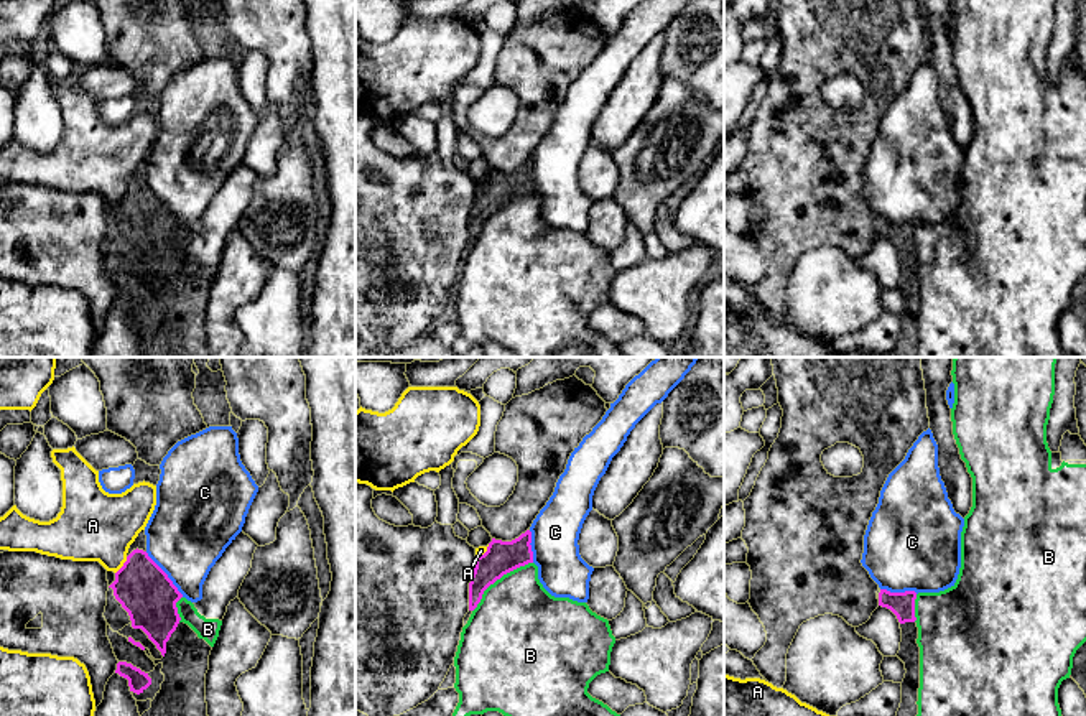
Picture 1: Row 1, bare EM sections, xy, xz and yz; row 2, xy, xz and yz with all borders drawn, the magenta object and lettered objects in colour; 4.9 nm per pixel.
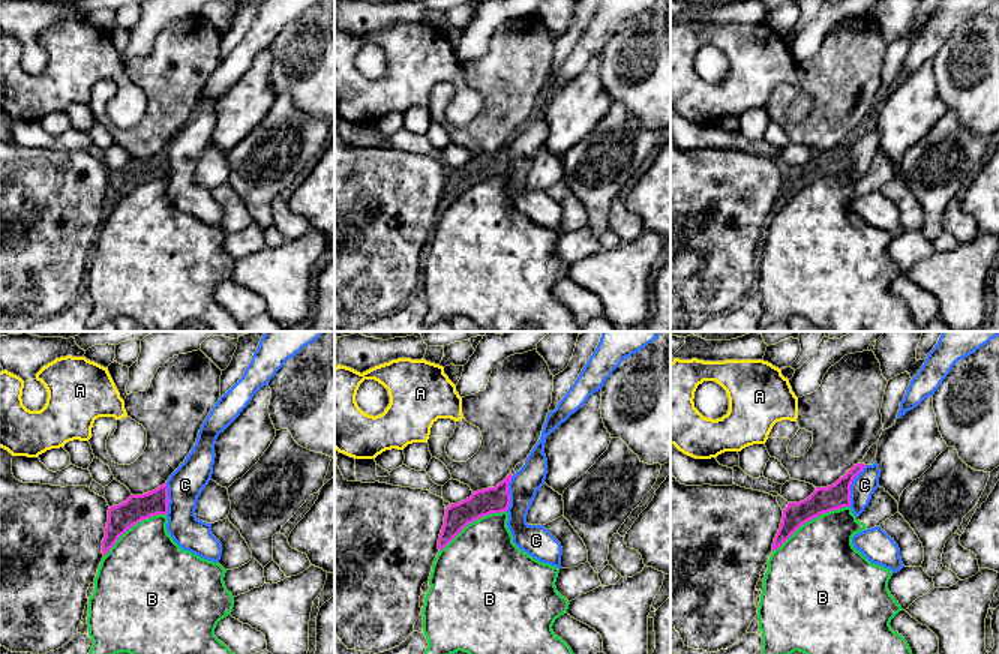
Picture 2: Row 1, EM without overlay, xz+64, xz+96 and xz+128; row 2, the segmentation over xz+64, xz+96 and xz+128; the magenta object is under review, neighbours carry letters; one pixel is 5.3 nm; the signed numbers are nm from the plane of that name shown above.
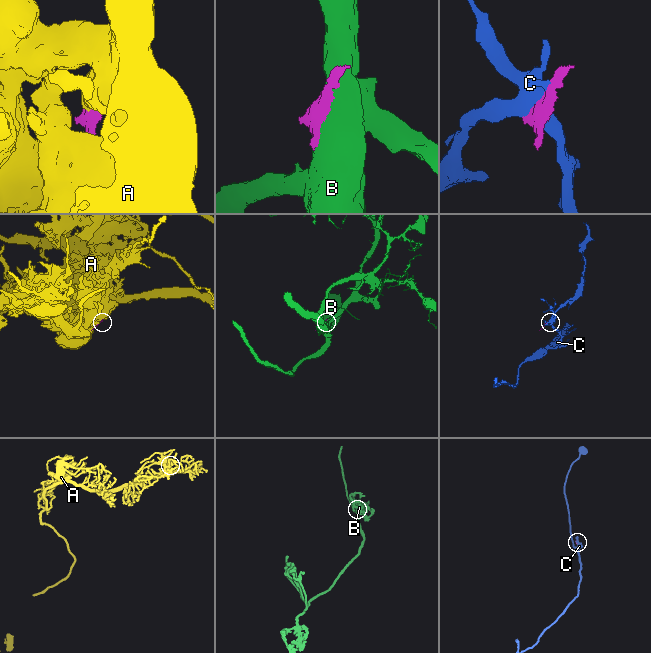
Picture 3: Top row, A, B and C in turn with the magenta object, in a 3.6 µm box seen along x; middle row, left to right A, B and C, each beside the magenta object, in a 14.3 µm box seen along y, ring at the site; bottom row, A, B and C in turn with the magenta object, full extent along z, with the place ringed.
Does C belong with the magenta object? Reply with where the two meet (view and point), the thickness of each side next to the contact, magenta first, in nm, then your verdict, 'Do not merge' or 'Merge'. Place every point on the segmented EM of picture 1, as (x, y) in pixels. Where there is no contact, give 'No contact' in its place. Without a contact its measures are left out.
Touches magenta at xy (167, 575). Thickness 260 nm (magenta) against 400 nm. Merge

